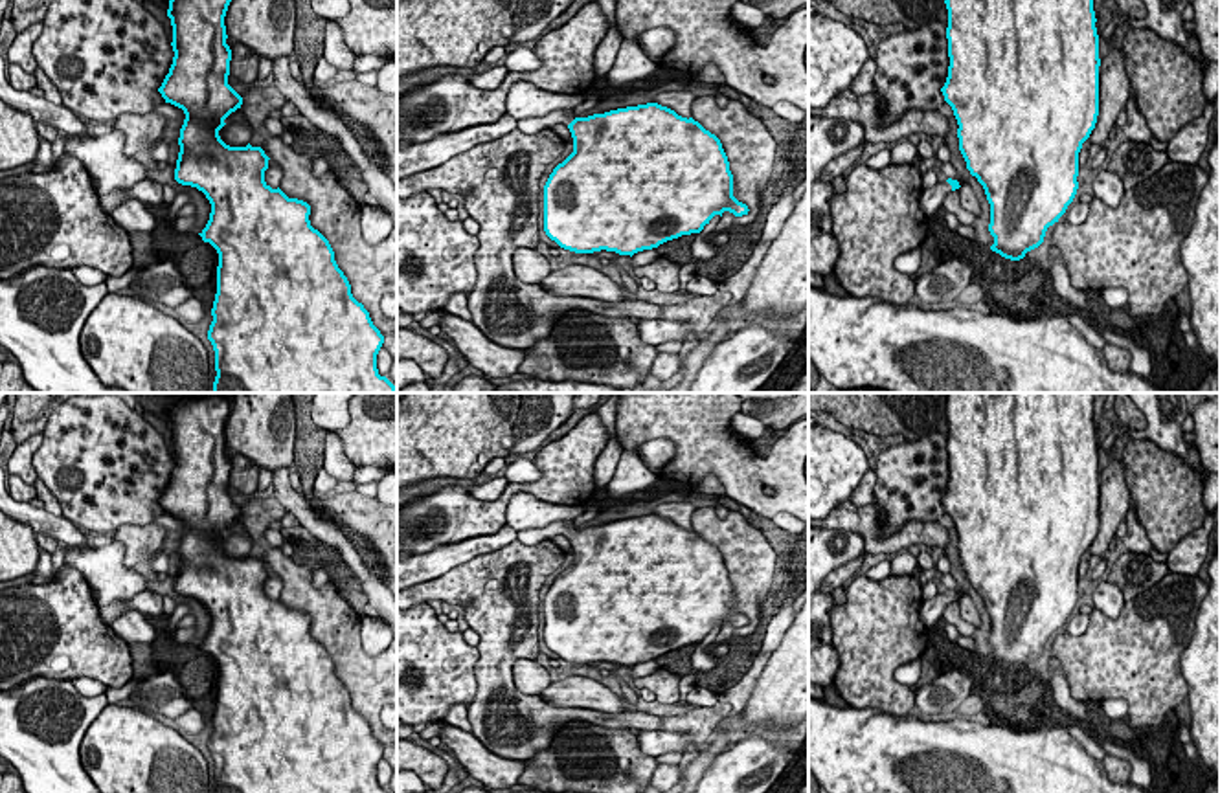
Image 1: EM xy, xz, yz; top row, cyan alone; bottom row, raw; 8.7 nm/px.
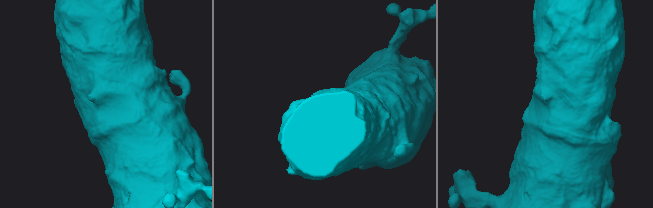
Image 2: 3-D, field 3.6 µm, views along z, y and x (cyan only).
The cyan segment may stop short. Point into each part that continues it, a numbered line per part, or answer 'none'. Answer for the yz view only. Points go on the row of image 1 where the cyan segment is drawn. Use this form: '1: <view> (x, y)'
1: yz (930, 201)

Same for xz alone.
1: xz (530, 125)

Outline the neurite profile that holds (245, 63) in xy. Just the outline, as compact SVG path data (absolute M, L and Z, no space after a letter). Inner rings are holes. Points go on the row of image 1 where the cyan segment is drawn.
M233 42L230 50L232 50L230 75L233 75L244 84L252 84L257 79L259 55L239 42Z

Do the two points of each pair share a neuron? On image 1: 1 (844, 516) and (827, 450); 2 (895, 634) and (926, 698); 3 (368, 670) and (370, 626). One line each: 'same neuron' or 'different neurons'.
1: different neurons
2: different neurons
3: different neurons

